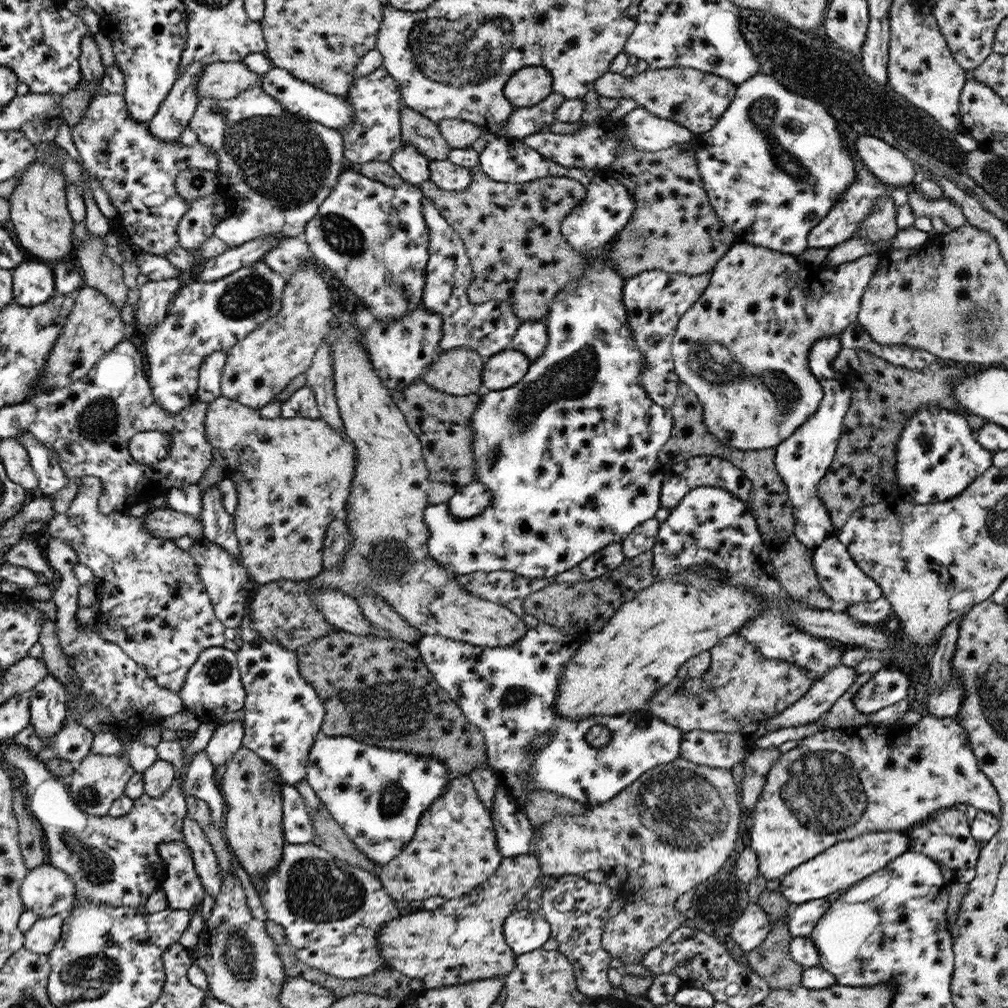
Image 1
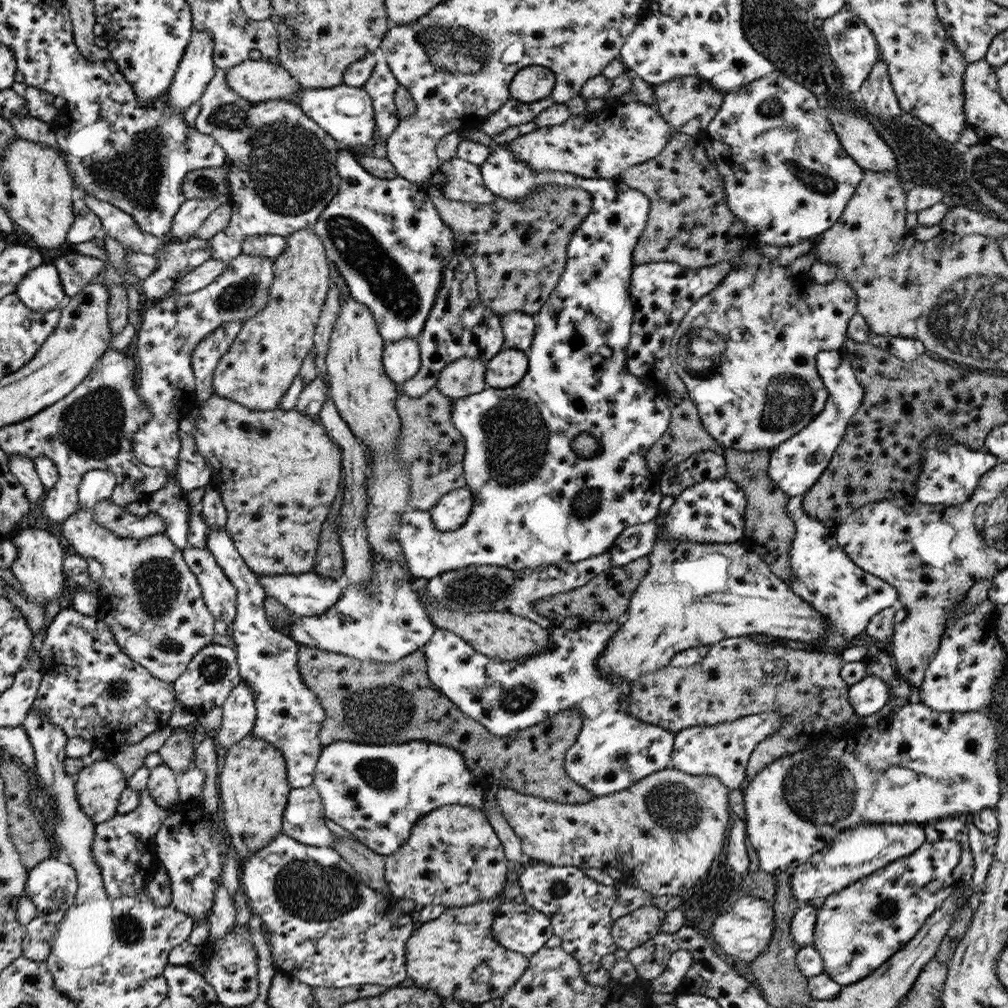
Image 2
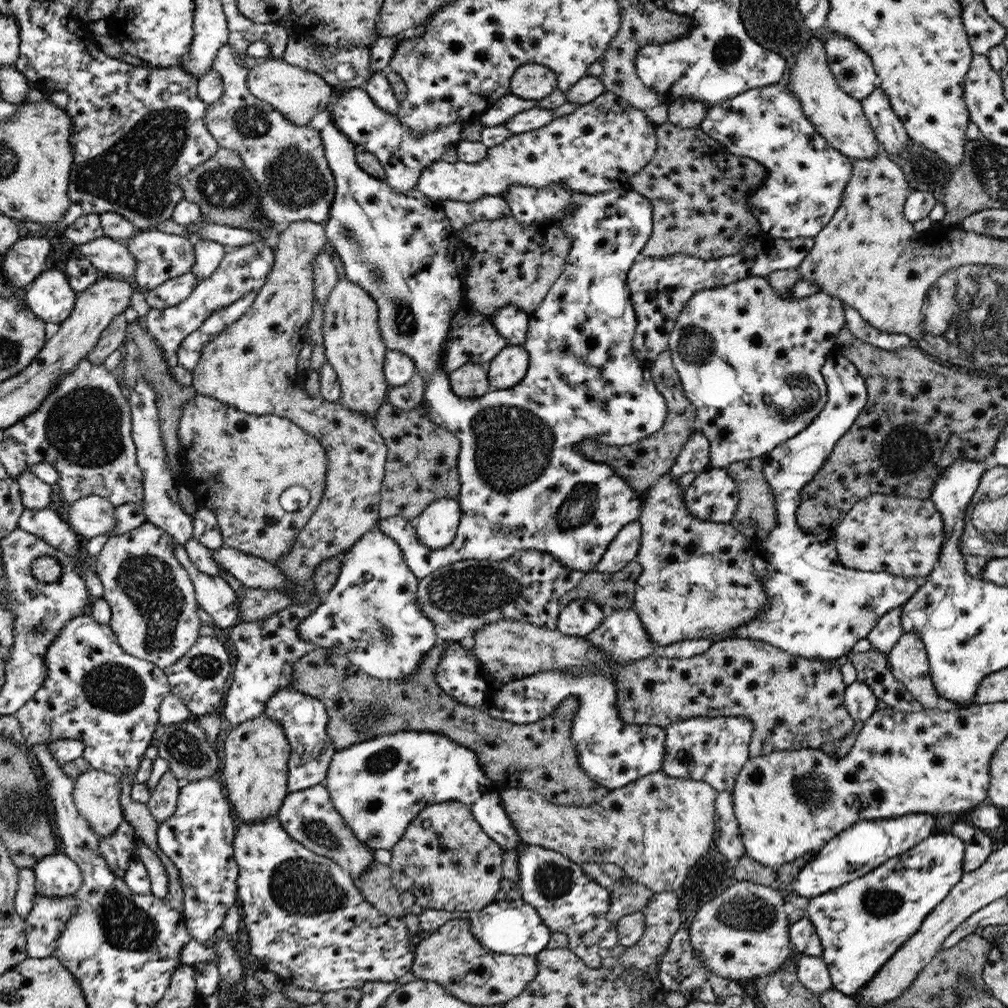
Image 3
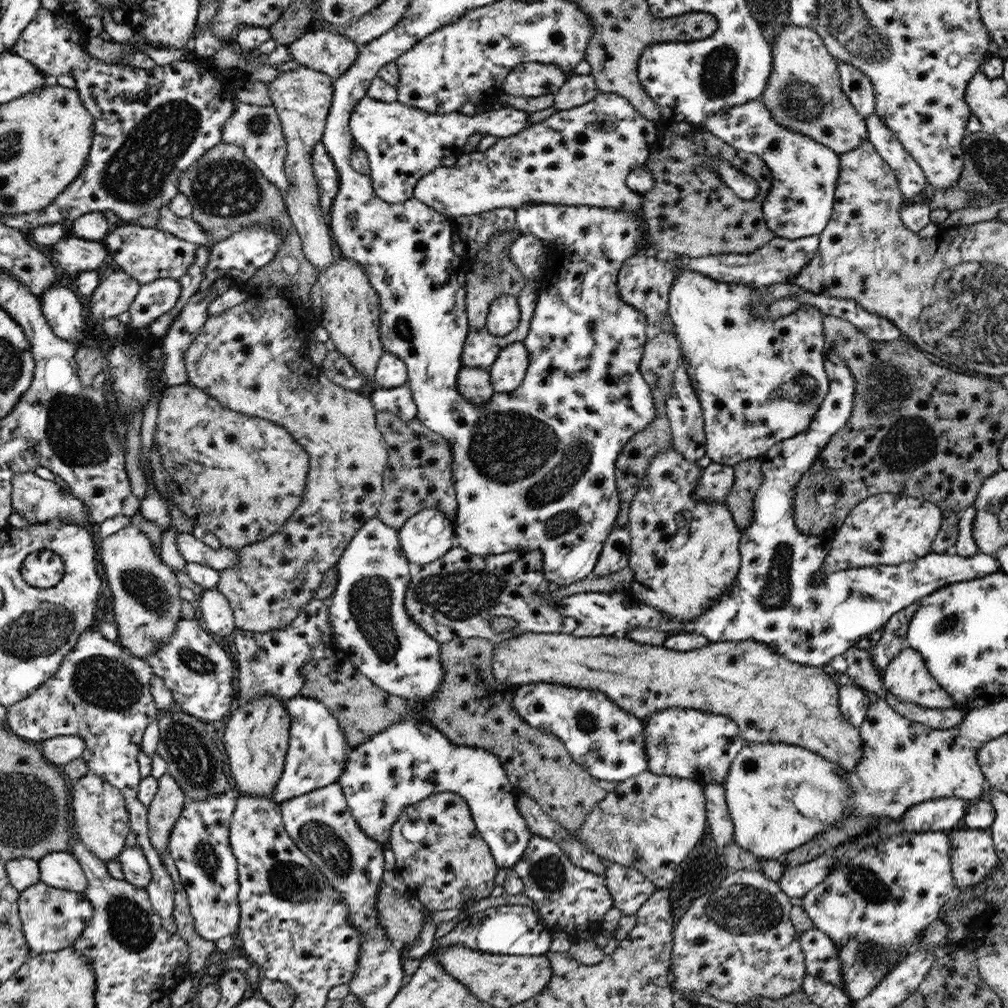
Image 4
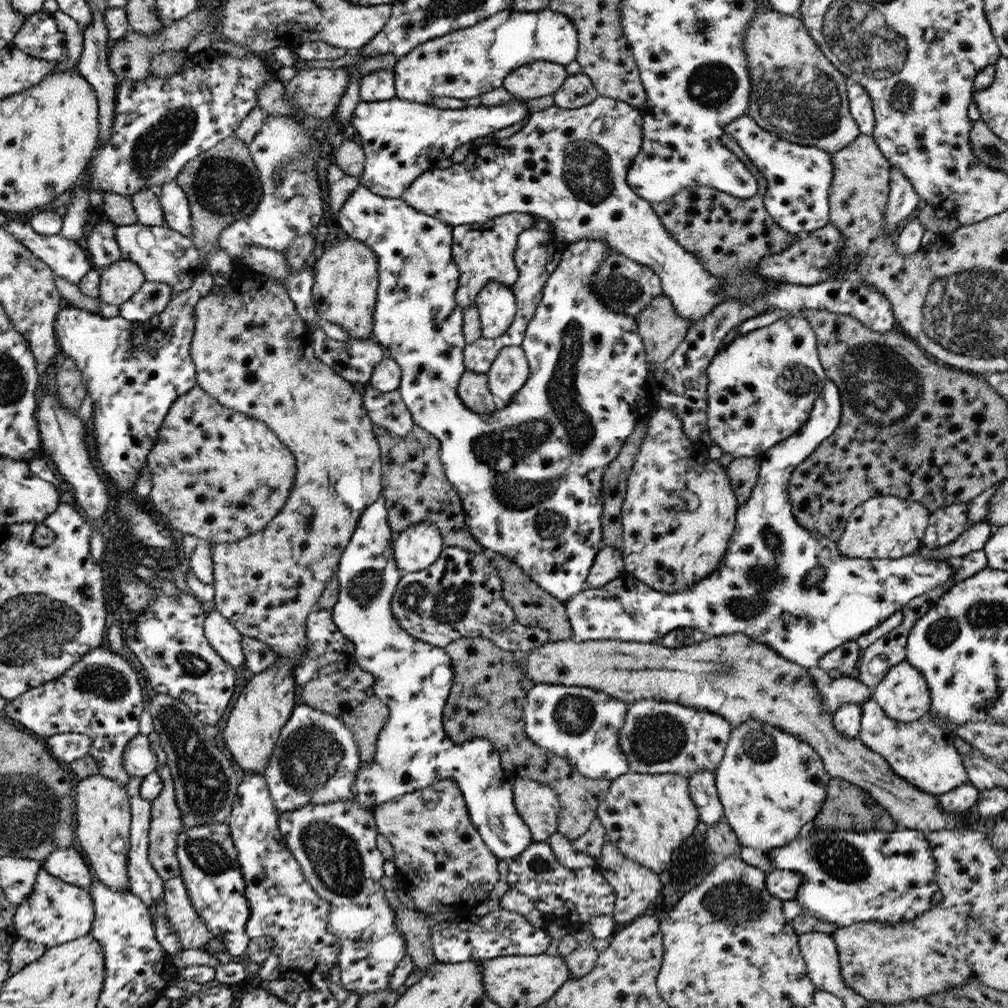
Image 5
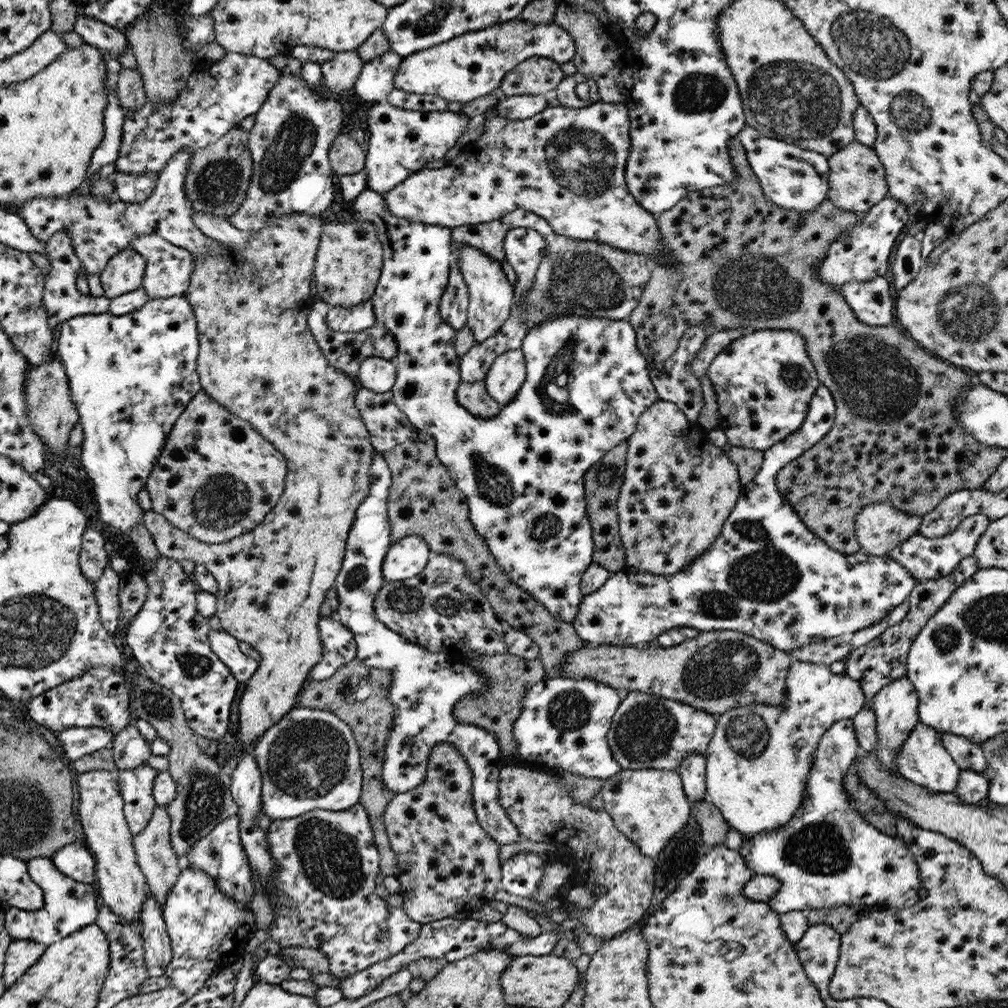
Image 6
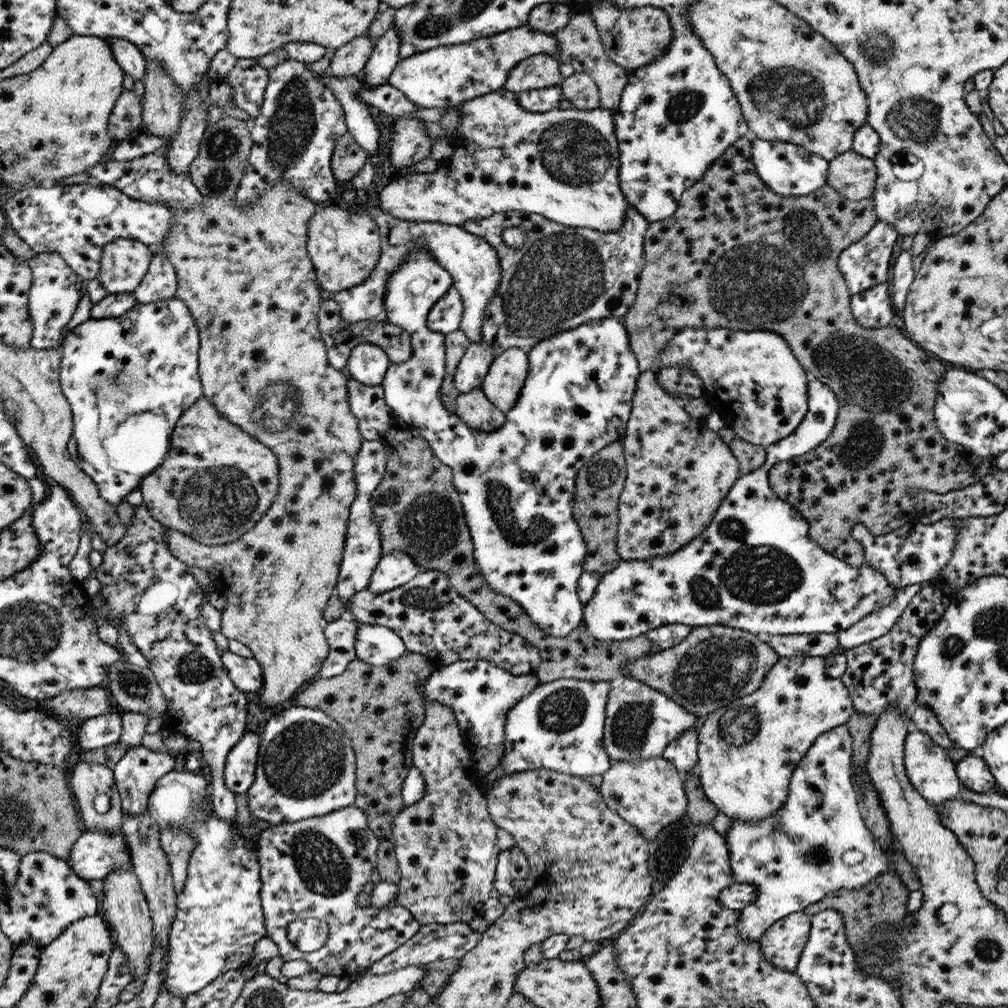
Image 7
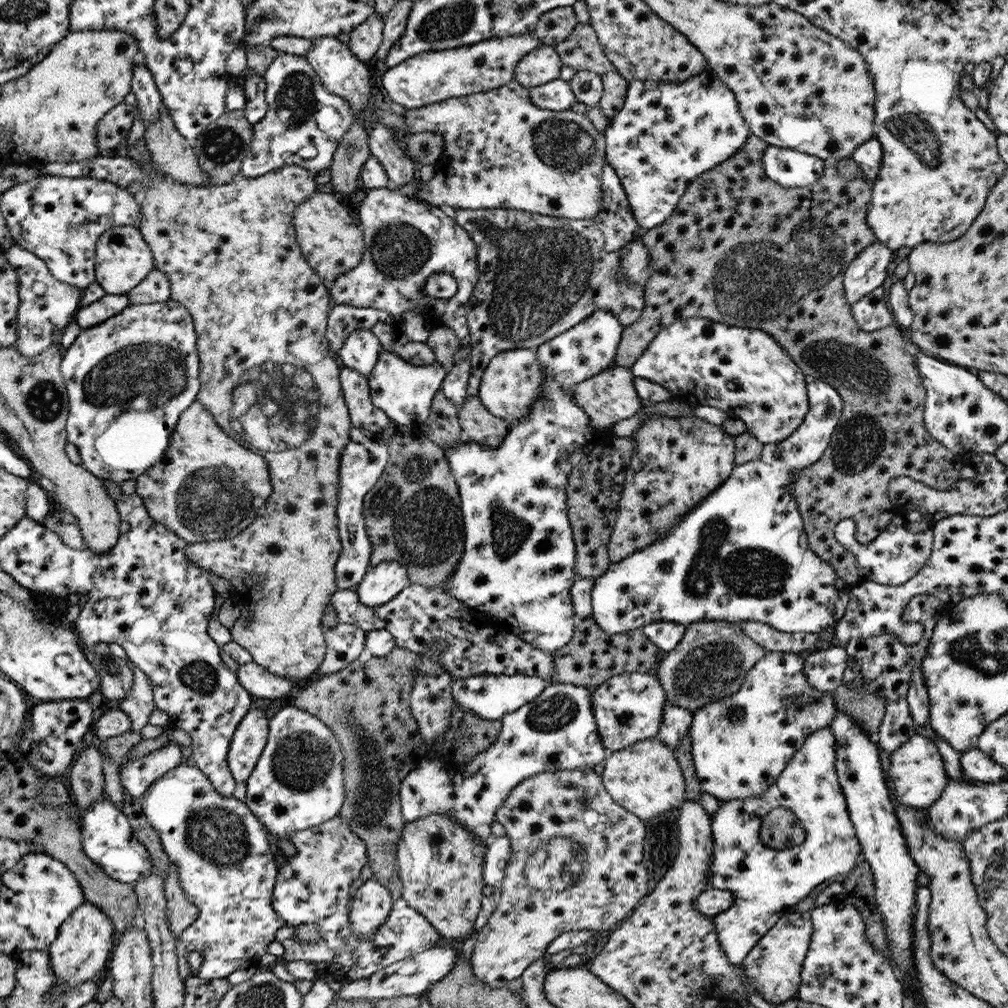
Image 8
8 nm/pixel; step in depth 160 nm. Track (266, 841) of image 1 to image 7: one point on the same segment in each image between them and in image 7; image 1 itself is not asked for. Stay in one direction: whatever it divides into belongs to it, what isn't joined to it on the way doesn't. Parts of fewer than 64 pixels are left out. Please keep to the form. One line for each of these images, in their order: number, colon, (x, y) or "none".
2: (253, 787)
3: (255, 764)
4: (256, 738)
5: (253, 353)
6: (258, 358)
7: (245, 273)

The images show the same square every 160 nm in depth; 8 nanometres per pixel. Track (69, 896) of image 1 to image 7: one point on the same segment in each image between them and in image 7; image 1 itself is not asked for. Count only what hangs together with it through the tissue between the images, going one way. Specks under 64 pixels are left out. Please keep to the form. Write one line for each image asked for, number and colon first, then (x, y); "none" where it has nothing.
2: (53, 885)
3: (57, 875)
4: (62, 870)
5: (68, 864)
6: (76, 860)
7: (97, 853)

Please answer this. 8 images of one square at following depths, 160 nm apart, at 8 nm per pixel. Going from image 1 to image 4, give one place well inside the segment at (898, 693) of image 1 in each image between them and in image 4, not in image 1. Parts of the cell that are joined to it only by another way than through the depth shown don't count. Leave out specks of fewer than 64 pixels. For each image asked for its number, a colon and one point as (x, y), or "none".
2: (868, 696)
3: (861, 702)
4: (854, 701)

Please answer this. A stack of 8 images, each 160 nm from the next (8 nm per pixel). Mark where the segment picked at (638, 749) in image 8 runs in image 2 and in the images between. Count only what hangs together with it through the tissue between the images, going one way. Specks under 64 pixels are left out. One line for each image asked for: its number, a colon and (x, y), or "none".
2: (663, 832)
3: (656, 828)
4: (651, 822)
5: (647, 817)
6: (649, 806)
7: (649, 794)

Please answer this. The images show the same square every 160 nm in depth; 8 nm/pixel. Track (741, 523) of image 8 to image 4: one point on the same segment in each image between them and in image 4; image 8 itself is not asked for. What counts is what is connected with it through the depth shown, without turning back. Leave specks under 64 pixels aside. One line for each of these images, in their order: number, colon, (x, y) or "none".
4: (775, 601)
5: (757, 591)
6: (767, 575)
7: (755, 568)

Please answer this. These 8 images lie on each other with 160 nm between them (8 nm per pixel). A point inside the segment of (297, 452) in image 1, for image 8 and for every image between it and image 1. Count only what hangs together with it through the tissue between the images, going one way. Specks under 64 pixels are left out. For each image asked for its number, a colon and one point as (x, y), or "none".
2: (278, 472)
3: (240, 463)
4: (242, 477)
5: (217, 474)
6: (219, 478)
7: (219, 482)
8: (210, 487)

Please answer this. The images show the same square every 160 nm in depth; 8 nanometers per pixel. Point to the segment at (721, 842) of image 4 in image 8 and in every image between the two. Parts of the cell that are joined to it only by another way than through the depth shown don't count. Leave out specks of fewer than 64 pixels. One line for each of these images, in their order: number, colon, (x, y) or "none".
5: (703, 791)
6: (692, 770)
7: (682, 753)
8: (676, 721)

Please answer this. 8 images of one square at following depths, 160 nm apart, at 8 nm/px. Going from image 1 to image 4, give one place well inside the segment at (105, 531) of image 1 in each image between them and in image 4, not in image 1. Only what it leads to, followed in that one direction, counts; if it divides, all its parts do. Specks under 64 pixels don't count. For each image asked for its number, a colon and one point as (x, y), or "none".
2: (151, 601)
3: (151, 596)
4: (146, 595)

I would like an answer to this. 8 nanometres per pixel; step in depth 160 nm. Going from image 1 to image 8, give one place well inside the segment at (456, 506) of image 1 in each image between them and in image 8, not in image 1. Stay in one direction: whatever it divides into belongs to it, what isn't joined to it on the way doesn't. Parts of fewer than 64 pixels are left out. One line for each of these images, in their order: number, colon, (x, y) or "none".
2: (451, 511)
3: (436, 528)
4: (425, 537)
5: (419, 546)
6: (407, 558)
7: (396, 568)
8: (382, 582)

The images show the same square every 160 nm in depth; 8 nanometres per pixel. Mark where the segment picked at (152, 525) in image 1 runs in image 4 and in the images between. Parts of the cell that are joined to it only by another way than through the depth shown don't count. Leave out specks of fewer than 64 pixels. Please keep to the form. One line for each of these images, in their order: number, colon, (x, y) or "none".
2: (120, 520)
3: (94, 515)
4: (40, 501)

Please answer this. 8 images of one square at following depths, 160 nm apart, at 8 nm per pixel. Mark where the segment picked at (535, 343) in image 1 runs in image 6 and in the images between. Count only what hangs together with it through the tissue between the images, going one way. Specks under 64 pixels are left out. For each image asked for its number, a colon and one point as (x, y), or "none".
2: (519, 328)
3: (511, 322)
4: (504, 315)
5: (496, 303)
6: (491, 295)

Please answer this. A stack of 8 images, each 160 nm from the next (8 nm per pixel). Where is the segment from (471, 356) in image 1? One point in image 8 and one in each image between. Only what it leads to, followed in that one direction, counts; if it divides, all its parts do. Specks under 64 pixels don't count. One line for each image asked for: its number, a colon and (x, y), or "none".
2: (465, 377)
3: (470, 380)
4: (474, 384)
5: (473, 390)
6: (473, 397)
7: (473, 407)
8: (478, 425)

